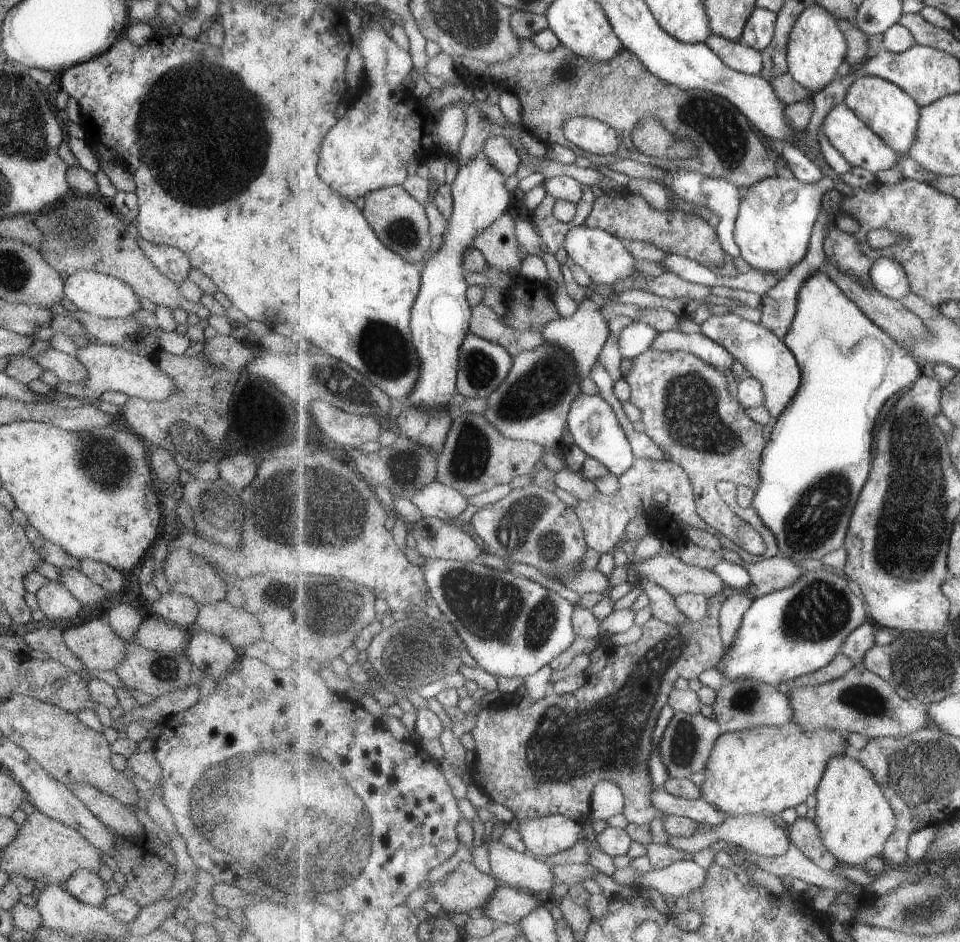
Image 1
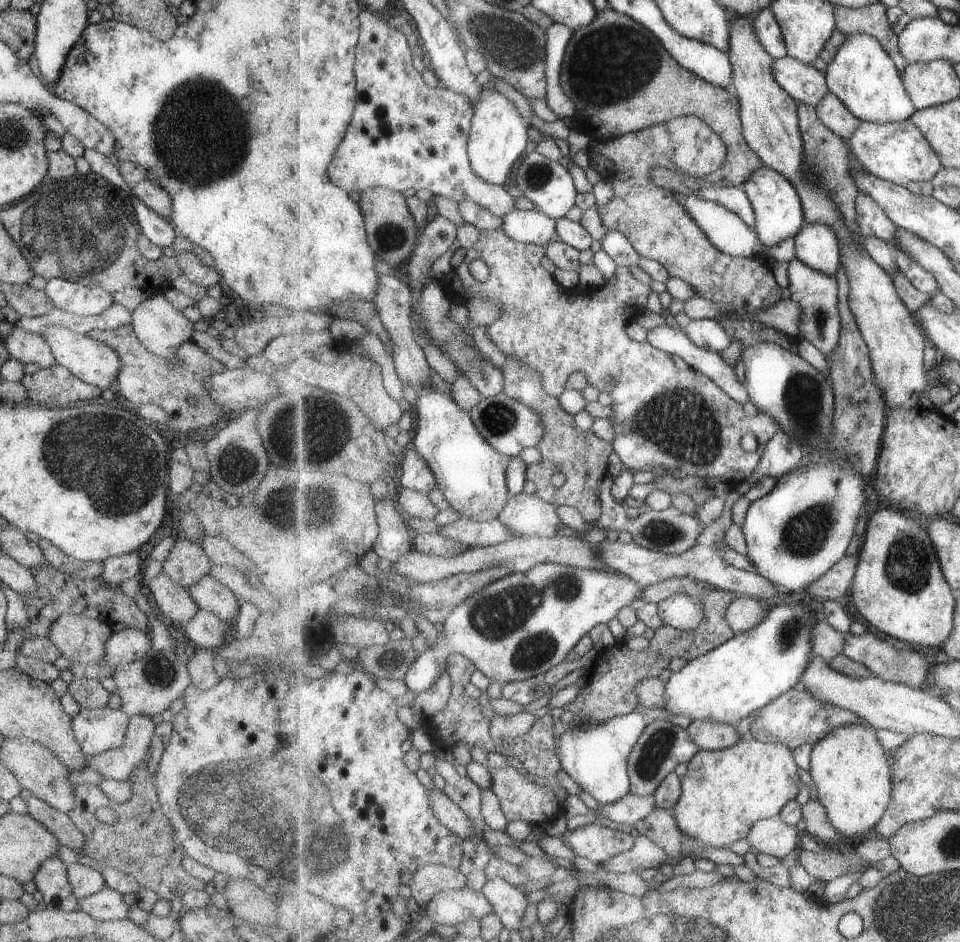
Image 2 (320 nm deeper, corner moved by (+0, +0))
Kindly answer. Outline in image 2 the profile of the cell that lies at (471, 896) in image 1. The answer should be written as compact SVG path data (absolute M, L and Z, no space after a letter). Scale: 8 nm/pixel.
M430 864L417 869L411 880L411 895L421 910L441 892L451 889L462 889L468 886L468 878L461 869L454 869L447 865Z

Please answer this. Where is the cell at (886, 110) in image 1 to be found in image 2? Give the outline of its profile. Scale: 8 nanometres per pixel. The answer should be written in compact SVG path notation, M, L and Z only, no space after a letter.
M849 35L826 70L828 87L860 120L872 123L903 122L916 111L894 58L877 37Z

